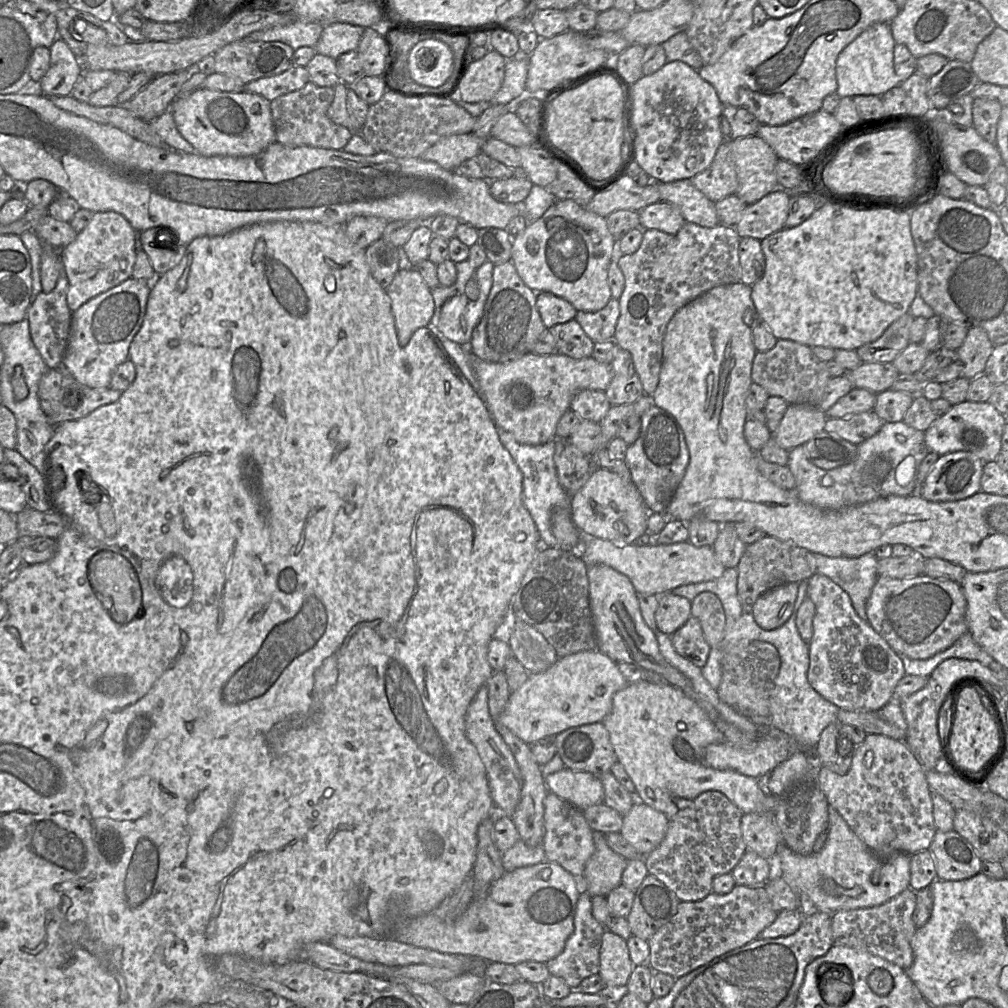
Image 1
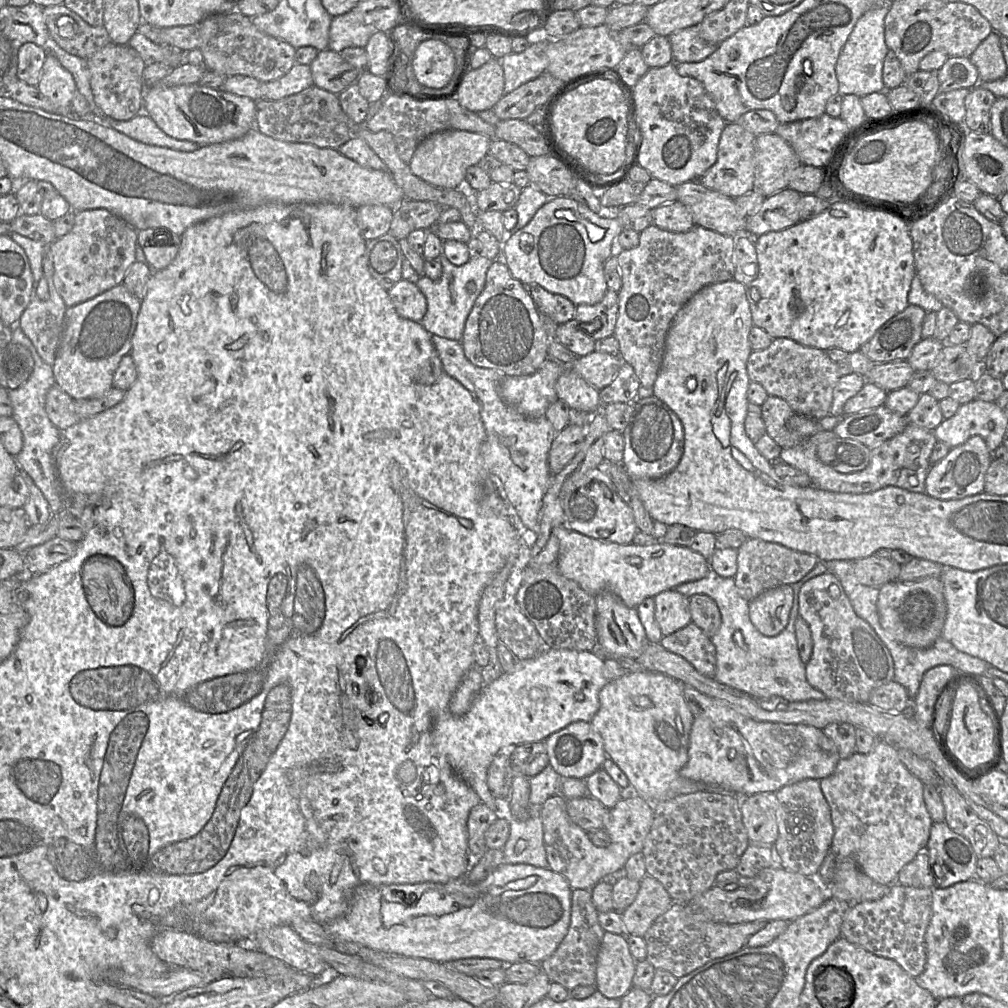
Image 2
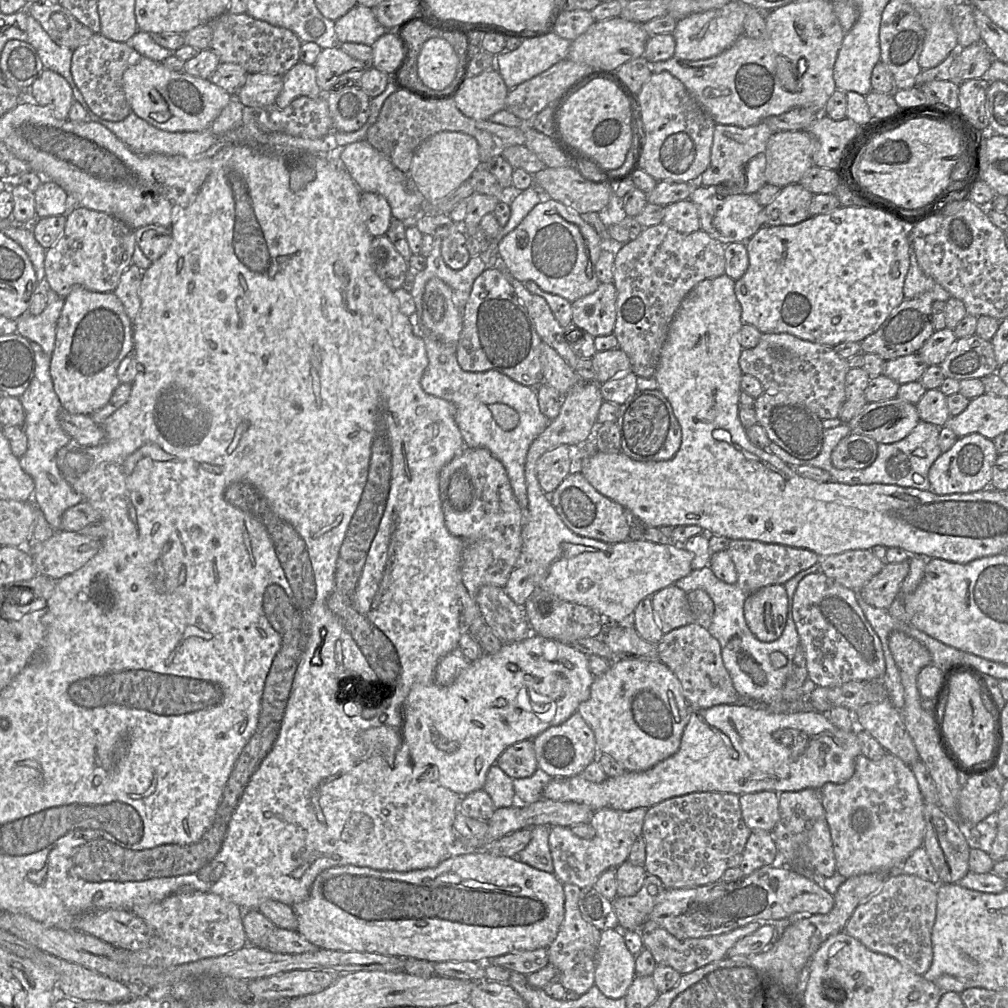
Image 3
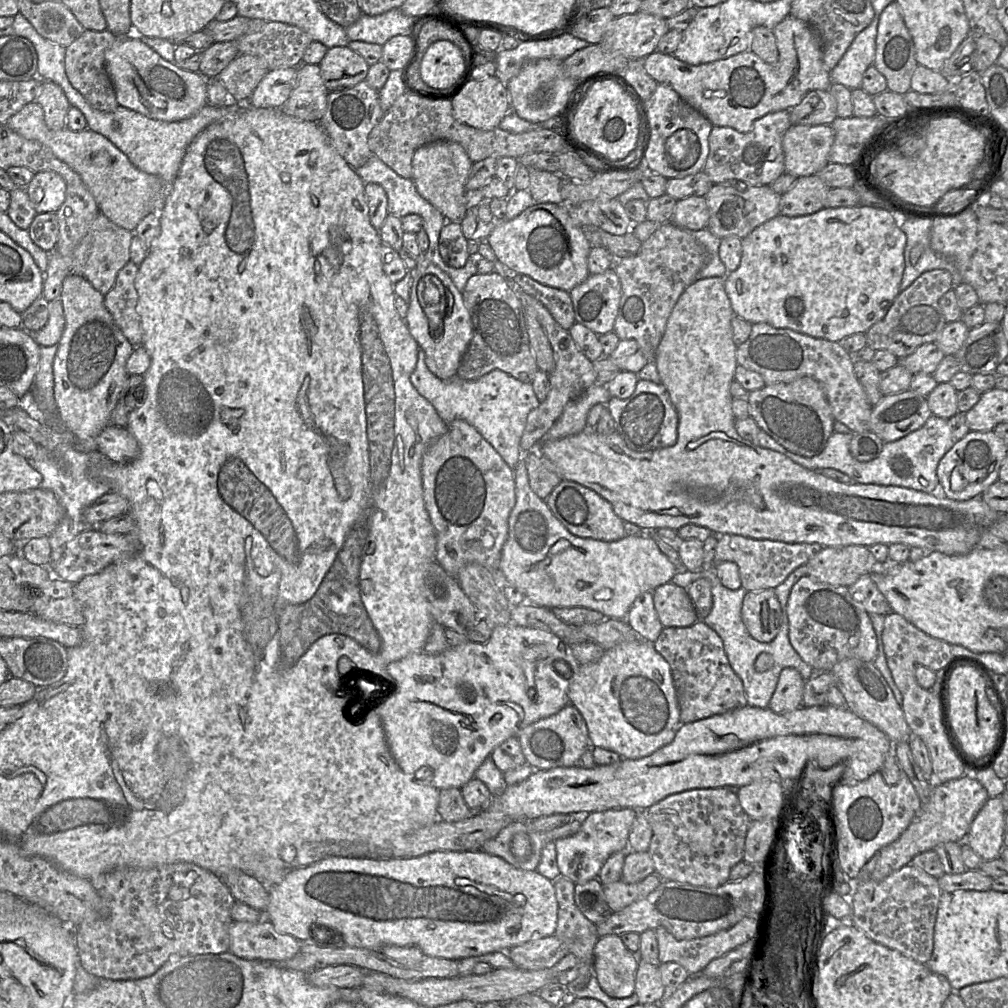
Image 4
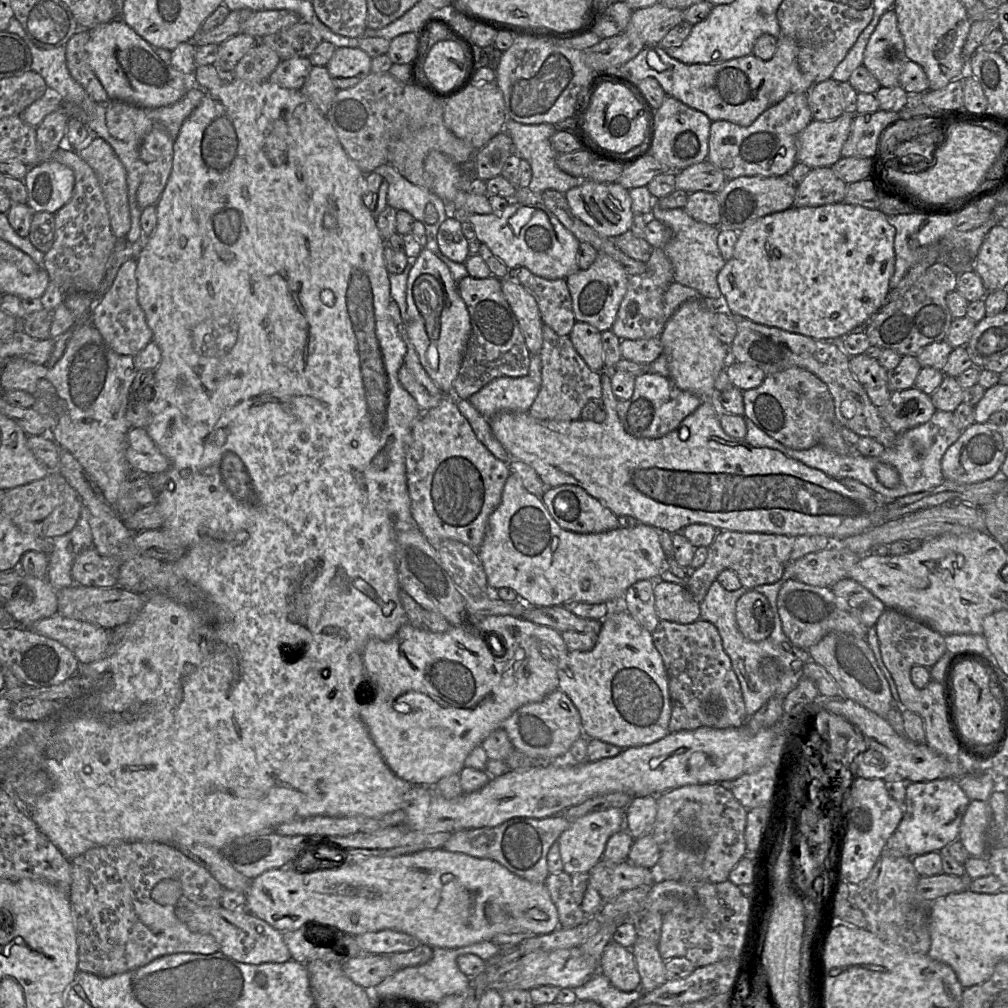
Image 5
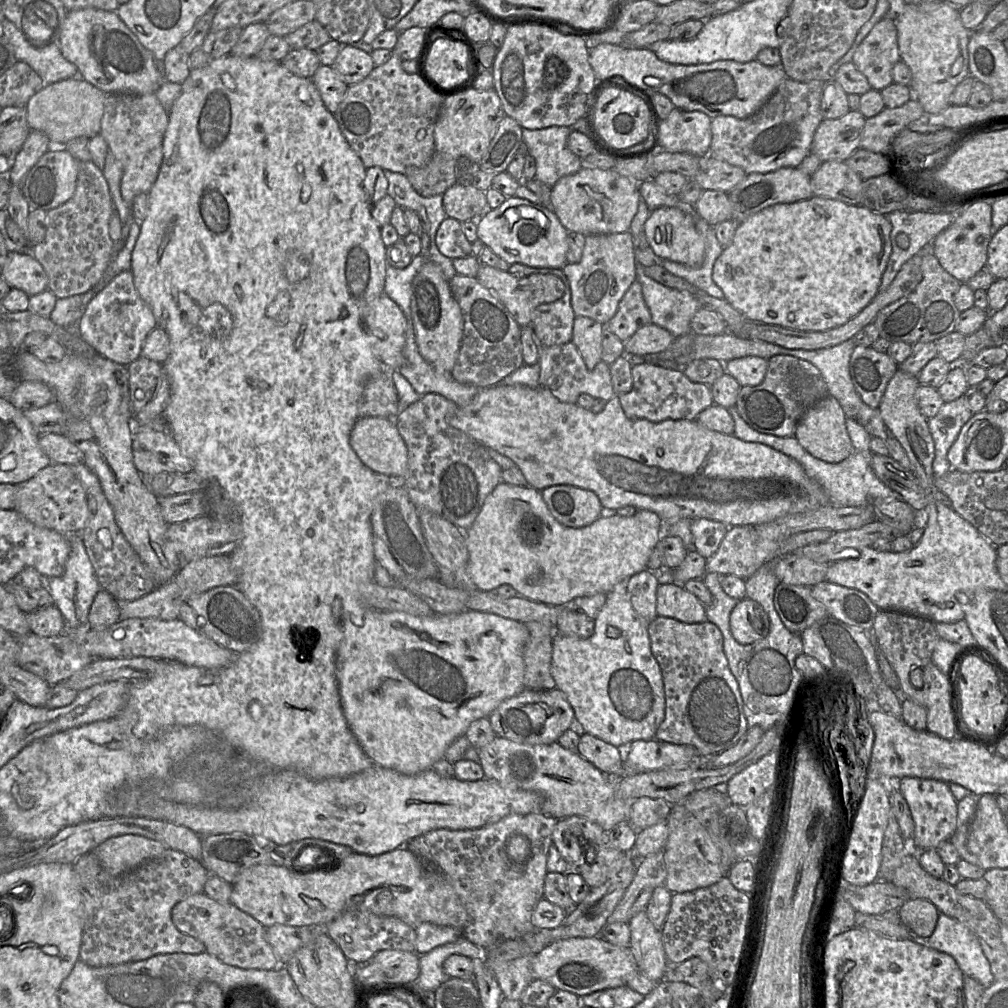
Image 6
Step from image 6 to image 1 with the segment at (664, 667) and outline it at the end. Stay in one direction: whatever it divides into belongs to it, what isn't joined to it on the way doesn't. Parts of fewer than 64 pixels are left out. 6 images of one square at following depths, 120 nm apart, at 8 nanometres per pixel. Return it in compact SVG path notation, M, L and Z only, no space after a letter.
M690 616L687 622L671 635L672 645L682 657L702 669L711 651L705 640L700 621Z

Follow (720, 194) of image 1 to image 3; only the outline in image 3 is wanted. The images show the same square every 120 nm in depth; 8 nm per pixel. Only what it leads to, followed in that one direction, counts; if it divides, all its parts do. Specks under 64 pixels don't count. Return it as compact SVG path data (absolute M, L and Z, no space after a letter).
M765 122L741 128L734 125L716 124L711 146L711 160L697 184L702 186L723 185L723 195L754 194L766 184L766 147L774 132Z

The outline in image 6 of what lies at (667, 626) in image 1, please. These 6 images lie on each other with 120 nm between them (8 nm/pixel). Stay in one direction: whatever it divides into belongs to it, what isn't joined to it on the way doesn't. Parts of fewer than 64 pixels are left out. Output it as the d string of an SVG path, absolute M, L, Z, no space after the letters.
M675 583L659 584L656 591L656 612L659 616L687 624L707 621L705 607L698 598L683 585Z

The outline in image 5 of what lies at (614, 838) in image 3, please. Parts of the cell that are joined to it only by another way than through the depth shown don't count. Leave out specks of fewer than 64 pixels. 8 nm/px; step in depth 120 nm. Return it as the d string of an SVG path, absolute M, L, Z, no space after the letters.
M610 808L584 815L571 821L570 827L558 838L563 871L569 875L589 873L602 860L609 838L625 828L625 809Z

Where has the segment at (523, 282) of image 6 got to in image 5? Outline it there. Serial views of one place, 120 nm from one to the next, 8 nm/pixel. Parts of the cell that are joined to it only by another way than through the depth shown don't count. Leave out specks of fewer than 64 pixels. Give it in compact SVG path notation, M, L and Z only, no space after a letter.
M507 278L501 279L501 288L519 323L530 354L539 354L543 344L543 322L536 300L523 286Z

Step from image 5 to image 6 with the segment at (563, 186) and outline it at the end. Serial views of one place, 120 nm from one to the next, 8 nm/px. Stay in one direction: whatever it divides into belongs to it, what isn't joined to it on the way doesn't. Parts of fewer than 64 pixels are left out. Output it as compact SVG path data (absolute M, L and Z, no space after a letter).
M568 126L522 129L522 141L527 145L529 154L536 162L536 180L552 187L560 178L574 174L582 168L581 159L567 145L567 139L571 131Z

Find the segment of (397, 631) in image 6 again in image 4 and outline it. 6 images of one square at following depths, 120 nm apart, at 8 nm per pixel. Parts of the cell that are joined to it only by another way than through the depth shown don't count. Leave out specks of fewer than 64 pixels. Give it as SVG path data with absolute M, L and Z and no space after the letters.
M516 624L492 626L491 637L485 643L469 641L456 647L450 647L437 655L422 651L390 663L387 666L387 672L392 679L392 684L380 681L383 694L373 698L375 700L375 713L381 719L389 750L405 774L414 777L414 775L420 773L419 778L423 780L430 778L430 785L438 790L448 788L459 788L461 790L465 784L475 777L478 767L486 758L490 757L490 754L497 746L508 738L517 736L518 732L528 725L556 714L570 703L568 689L571 679L578 671L579 666L580 663L574 657L572 647L551 632Z

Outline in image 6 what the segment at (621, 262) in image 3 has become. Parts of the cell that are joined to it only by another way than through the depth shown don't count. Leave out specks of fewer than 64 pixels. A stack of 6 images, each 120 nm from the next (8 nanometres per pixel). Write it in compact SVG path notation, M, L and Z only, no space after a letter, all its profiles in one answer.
M635 280L620 300L617 312L606 327L625 342L638 329L651 323L651 313L643 298L641 284Z

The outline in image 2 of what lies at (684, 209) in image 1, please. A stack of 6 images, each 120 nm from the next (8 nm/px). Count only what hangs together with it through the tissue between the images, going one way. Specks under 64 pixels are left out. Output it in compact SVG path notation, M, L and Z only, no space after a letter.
M687 181L676 187L677 200L692 214L694 224L723 235L746 233L746 217L742 216L734 199L709 189L700 181Z

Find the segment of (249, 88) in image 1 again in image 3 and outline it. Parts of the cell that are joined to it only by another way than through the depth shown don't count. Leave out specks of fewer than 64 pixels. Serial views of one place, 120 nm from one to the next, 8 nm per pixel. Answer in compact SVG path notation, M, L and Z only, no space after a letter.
M298 62L282 76L282 80L283 87L275 101L275 105L280 109L286 108L301 96L317 98L323 95L317 84L313 65Z

